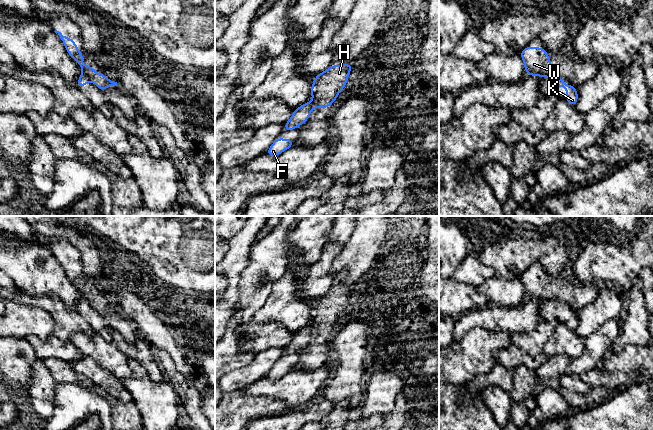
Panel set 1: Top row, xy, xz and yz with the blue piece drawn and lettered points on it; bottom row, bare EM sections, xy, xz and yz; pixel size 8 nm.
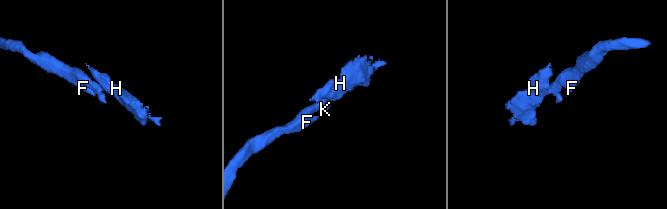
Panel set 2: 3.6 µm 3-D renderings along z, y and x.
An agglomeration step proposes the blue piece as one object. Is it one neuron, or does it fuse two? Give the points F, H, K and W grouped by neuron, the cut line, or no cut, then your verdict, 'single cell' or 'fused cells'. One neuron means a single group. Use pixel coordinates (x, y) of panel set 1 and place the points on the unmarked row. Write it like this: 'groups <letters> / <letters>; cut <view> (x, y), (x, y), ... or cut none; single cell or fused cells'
groups F K / H W; cut xy (82, 295), (90, 304); fused cells

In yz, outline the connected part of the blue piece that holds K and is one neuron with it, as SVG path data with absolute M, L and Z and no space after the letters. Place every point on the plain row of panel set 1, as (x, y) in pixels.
M553 299L550 301L550 306L554 308L555 311L565 311L566 312L566 325L568 328L575 330L578 326L578 316L577 312L570 308L564 307L563 302Z

